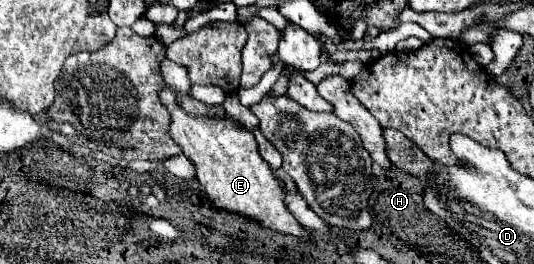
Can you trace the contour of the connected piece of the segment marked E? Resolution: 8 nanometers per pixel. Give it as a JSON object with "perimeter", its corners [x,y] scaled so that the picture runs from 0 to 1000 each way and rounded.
{"perimeter":[[[318,227],[303,235],[303,288],[315,341],[300,348],[303,394],[322,424],[318,508],[337,545],[341,583],[363,621],[367,674],[375,689],[375,735],[393,765],[401,795],[419,795],[476,833],[483,856],[524,879],[532,894],[551,894],[558,909],[581,917],[581,879],[547,818],[536,788],[536,720],[528,689],[509,659],[509,636],[487,598],[476,508],[453,492],[438,455],[393,455],[360,447],[330,394],[330,356],[352,356],[356,303],[345,250]]]}

